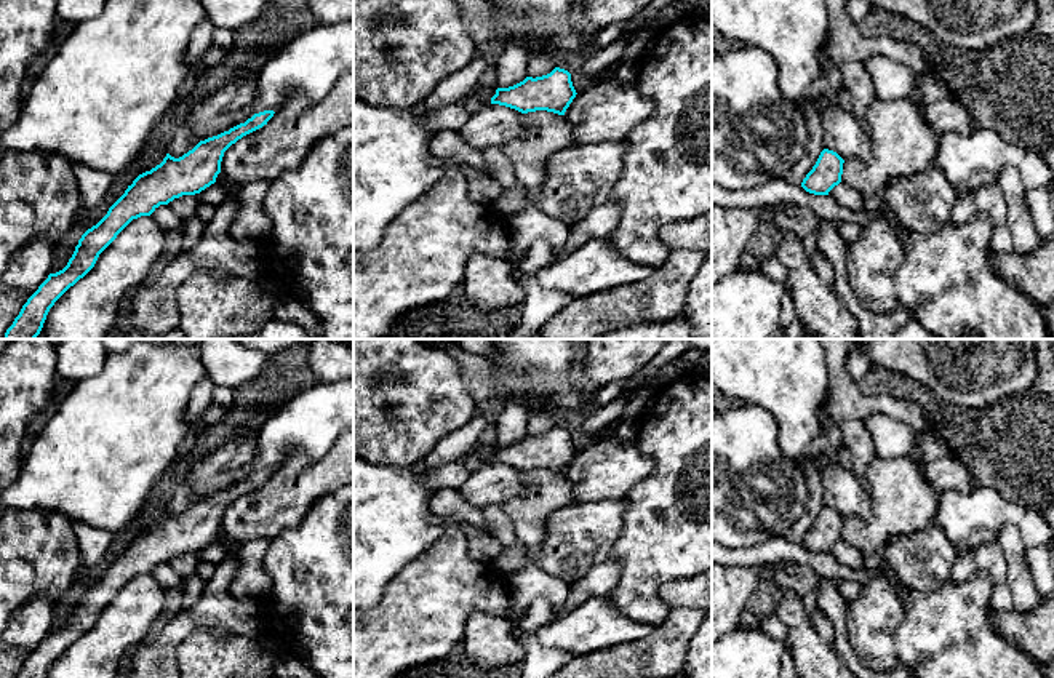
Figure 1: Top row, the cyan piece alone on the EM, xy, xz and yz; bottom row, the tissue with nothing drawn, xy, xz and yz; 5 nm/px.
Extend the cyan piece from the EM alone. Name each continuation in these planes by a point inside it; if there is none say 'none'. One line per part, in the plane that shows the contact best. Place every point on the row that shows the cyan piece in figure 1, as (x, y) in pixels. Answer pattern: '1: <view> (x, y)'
none

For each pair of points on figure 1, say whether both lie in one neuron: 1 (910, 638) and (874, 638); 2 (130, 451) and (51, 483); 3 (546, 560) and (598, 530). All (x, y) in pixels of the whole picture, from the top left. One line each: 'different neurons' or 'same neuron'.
1: different neurons
2: same neuron
3: same neuron

